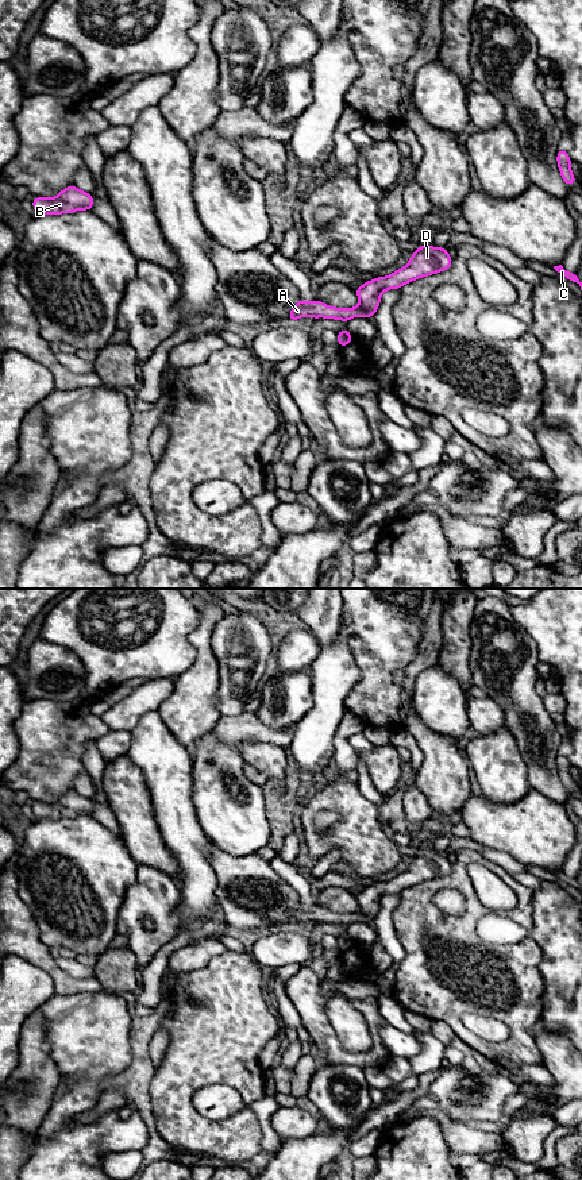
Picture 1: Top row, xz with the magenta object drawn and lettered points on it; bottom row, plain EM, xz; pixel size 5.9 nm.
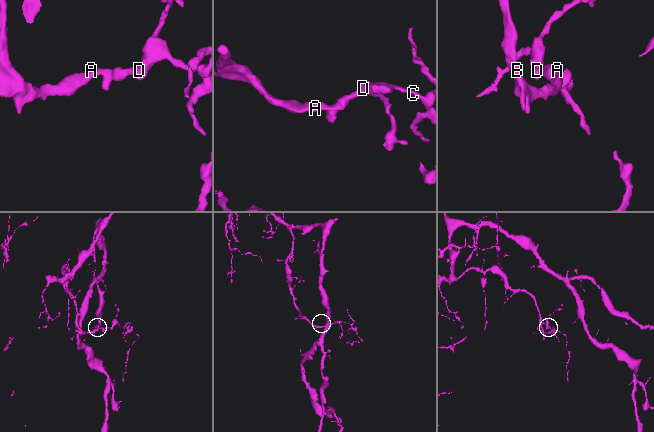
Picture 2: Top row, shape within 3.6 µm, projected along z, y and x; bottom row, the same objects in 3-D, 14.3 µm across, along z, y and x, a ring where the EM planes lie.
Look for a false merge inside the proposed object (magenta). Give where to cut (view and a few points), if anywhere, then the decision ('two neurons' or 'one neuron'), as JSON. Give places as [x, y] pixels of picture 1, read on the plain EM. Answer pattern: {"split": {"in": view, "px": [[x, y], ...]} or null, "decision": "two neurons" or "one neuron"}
{"split": null, "decision": "one neuron"}

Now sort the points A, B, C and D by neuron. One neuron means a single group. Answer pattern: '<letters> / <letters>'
A B C D

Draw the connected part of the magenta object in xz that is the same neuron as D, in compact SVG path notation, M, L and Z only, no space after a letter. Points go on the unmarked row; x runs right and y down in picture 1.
M428 849L420 851L412 860L406 871L398 874L390 880L378 882L358 891L356 901L359 905L358 913L334 913L315 905L312 909L300 903L289 915L289 925L296 926L302 921L312 923L325 922L350 926L355 921L373 922L377 917L381 899L388 894L400 894L402 890L428 882L431 879L448 875L452 869L452 863L447 857L447 852L433 852Z

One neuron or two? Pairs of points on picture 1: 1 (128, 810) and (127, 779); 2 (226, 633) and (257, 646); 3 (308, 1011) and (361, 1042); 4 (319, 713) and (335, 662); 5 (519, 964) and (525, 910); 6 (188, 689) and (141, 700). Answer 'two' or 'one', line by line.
1: one
2: one
3: two
4: one
5: one
6: two

